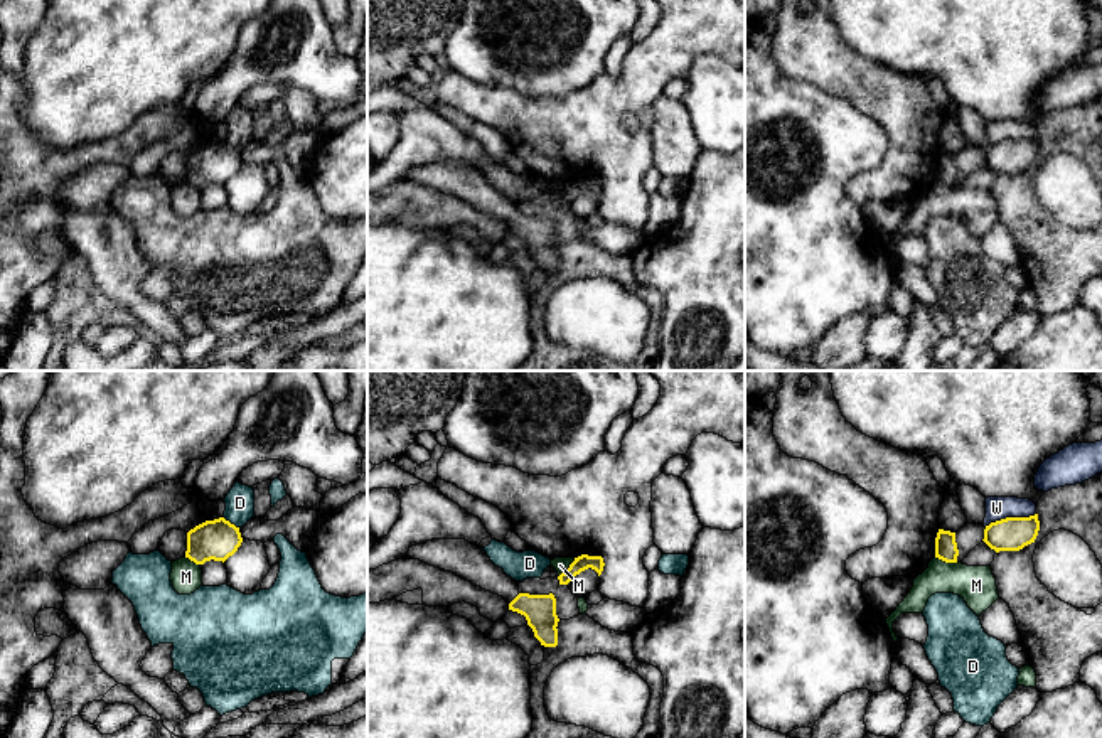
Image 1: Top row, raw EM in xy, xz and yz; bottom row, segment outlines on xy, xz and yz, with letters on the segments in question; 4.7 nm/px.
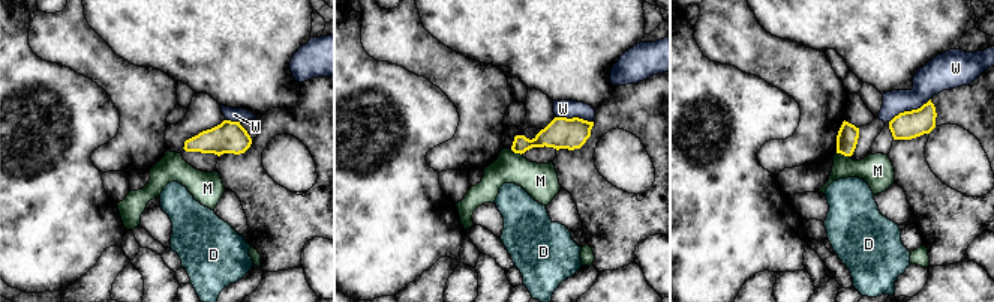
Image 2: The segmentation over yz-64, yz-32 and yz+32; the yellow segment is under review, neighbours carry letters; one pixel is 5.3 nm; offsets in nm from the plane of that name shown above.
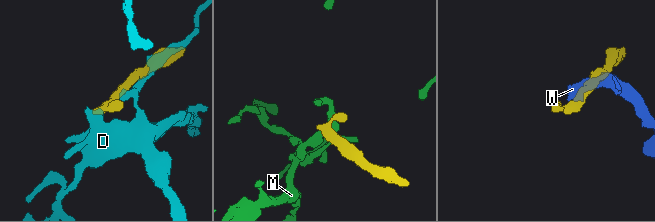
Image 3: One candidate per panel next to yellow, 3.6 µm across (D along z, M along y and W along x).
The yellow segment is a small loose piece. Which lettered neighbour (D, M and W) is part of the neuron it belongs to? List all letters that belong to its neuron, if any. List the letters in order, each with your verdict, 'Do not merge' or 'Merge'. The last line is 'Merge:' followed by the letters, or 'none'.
D: Do not merge
M: Do not merge
W: Do not merge
Merge: none

